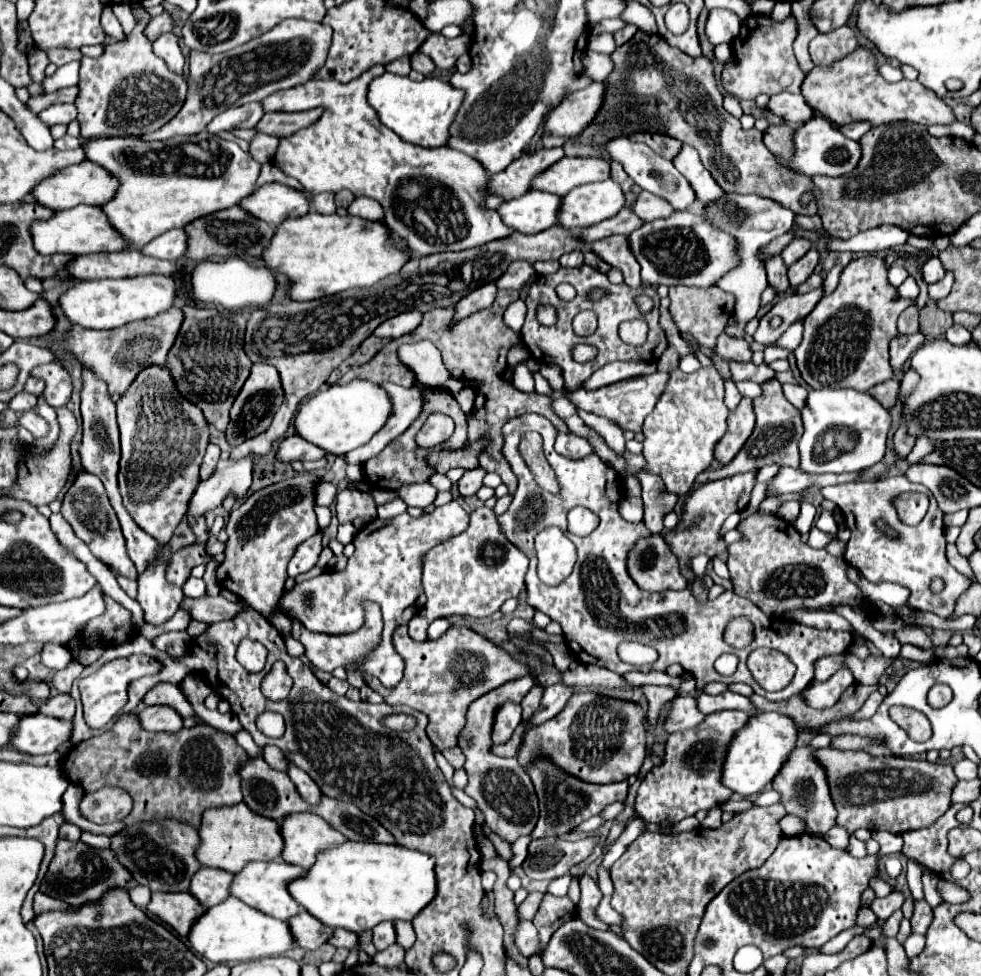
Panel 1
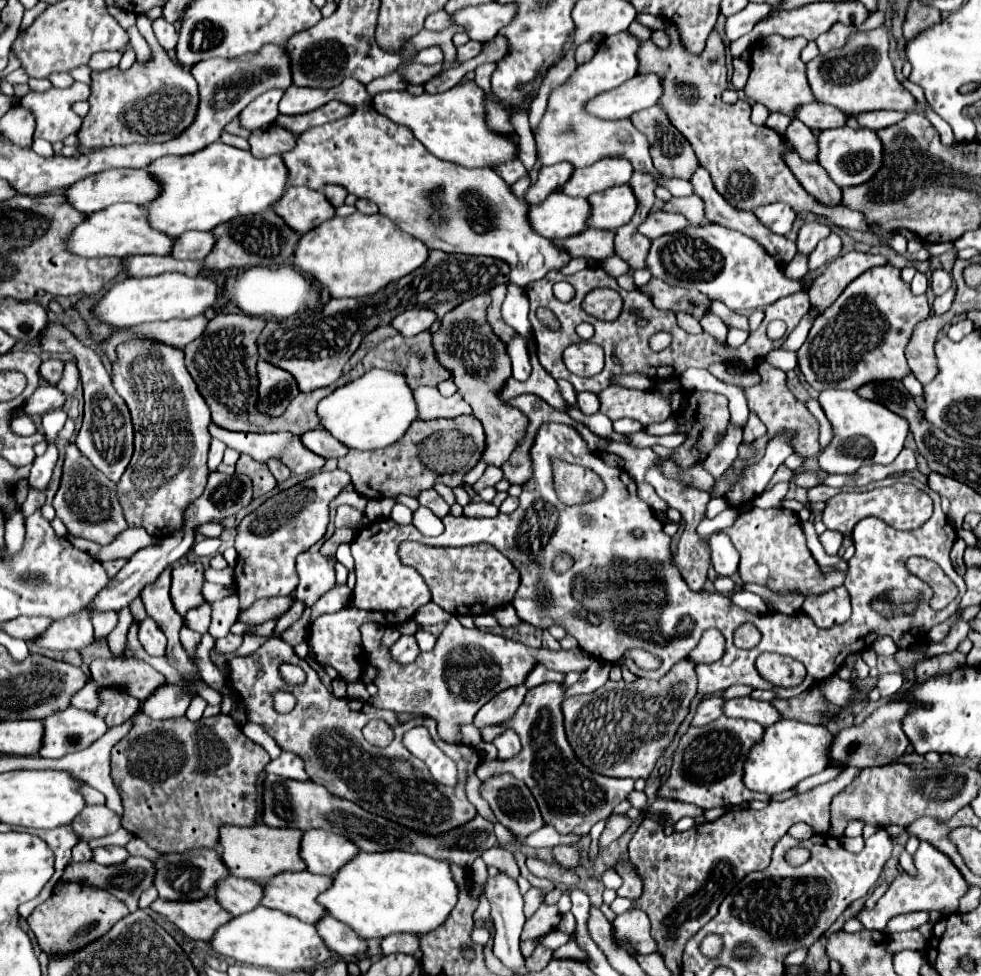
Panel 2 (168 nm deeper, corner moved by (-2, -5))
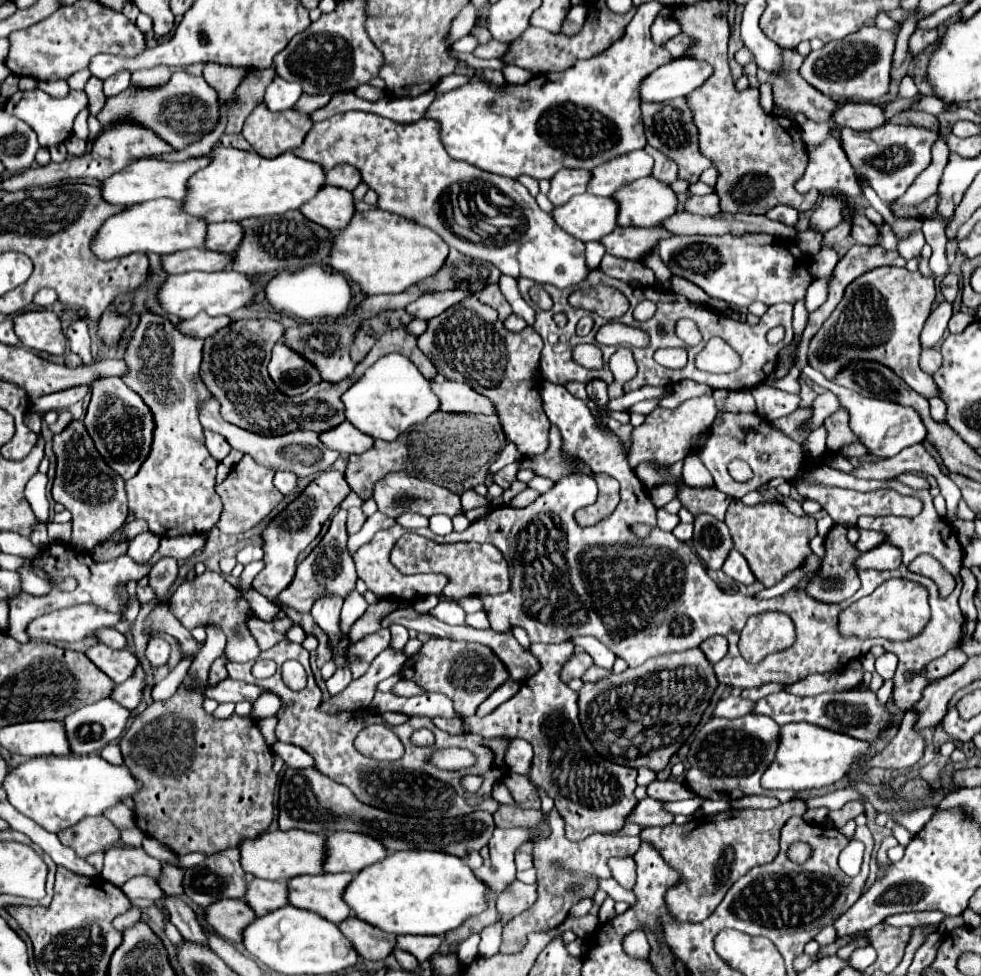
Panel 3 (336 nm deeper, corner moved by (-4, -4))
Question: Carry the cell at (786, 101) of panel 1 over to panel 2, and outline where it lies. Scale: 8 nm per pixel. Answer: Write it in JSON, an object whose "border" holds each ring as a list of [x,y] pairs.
{"border":[[[808,103],[808,105],[800,105],[794,111],[794,119],[802,121],[806,127],[810,127],[814,133],[824,131],[824,129],[832,129],[832,127],[842,127],[846,125],[844,113],[840,113],[836,107],[832,105],[824,105],[824,103]]]}

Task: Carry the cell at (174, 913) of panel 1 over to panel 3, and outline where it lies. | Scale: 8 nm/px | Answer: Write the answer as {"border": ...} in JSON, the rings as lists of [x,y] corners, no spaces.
{"border":[[[220,900],[206,908],[208,926],[234,944],[242,942],[244,928],[256,918],[256,912],[246,904],[246,900]]]}

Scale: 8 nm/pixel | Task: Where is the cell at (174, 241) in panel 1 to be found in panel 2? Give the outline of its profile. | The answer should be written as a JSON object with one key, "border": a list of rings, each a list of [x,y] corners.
{"border":[[[188,231],[176,237],[170,255],[176,259],[190,259],[202,263],[204,257],[212,251],[212,245],[214,245],[214,237],[210,233]]]}

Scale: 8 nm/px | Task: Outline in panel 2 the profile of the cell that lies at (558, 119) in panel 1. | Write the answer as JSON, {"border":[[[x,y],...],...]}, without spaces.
{"border":[[[636,75],[634,79],[624,81],[622,85],[598,93],[586,103],[586,111],[592,117],[618,121],[628,119],[632,113],[652,107],[658,103],[662,93],[660,79],[654,75]]]}

